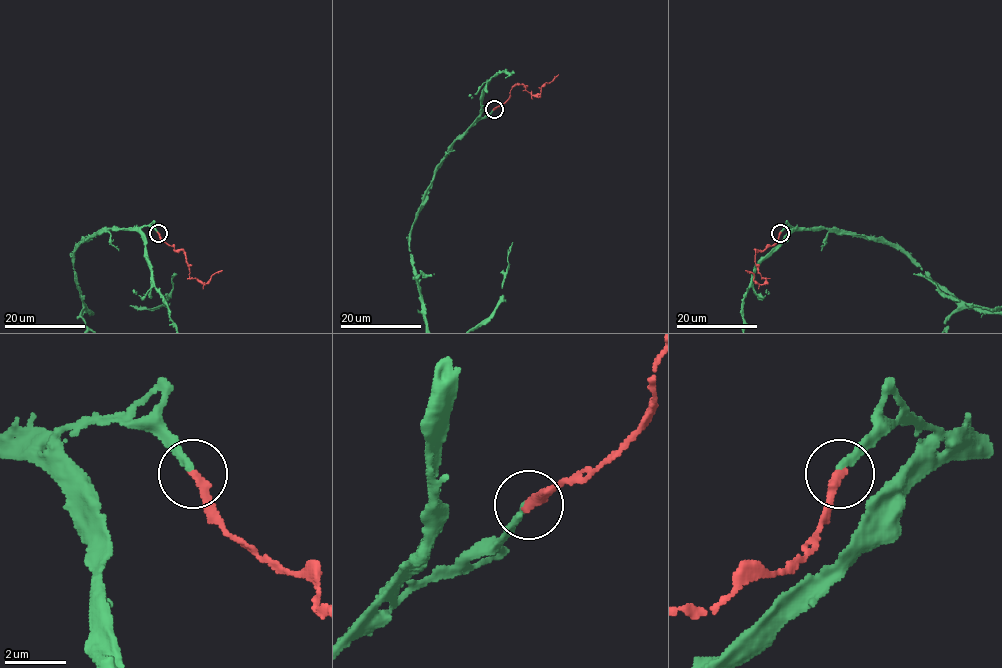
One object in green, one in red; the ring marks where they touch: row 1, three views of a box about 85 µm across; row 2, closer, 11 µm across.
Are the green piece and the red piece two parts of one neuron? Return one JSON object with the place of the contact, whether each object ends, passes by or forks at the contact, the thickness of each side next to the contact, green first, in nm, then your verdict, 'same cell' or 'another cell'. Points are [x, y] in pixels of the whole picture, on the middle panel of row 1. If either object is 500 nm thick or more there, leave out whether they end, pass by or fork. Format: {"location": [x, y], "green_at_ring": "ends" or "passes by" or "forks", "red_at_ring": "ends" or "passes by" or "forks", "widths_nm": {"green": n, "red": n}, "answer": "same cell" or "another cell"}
{"location": [494, 109], "green_at_ring": "ends", "red_at_ring": "ends", "widths_nm": {"green": 240, "red": 320}, "answer": "same cell"}

